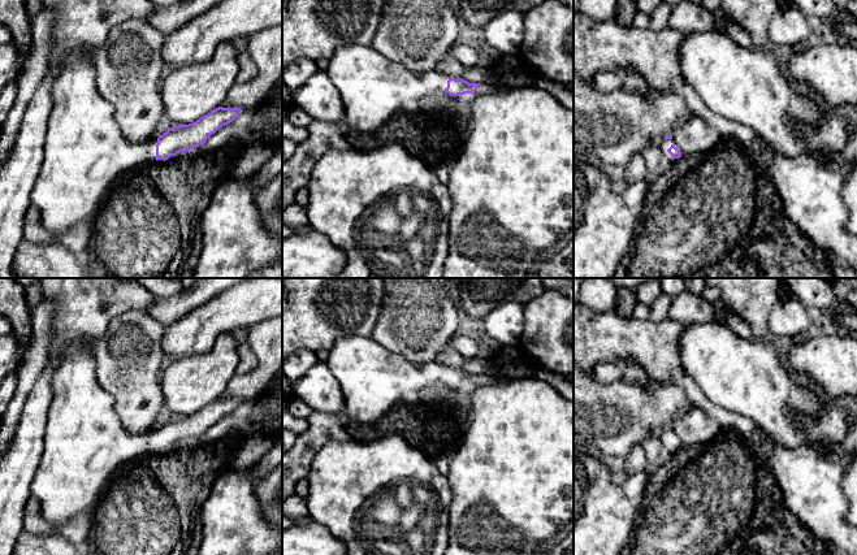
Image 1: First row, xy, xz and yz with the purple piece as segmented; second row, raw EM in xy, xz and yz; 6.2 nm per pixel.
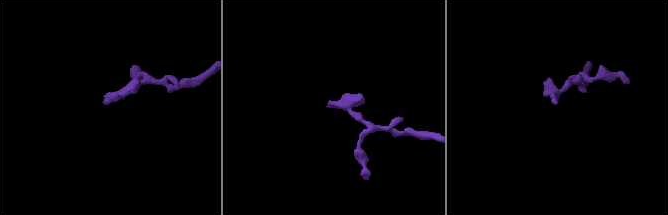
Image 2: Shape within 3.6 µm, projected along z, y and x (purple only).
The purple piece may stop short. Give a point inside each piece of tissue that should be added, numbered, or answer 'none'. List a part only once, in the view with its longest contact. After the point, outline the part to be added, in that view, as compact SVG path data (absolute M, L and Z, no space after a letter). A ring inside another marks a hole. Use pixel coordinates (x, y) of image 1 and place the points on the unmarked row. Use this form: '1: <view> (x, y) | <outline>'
1: xy (85, 445) | M77 339L65 347L52 373L52 391L43 455L30 493L39 502L42 517L60 529L75 515L96 506L117 471L164 451L156 448L157 430L138 437L125 432L114 412L113 398L98 383L92 344L87 339Z

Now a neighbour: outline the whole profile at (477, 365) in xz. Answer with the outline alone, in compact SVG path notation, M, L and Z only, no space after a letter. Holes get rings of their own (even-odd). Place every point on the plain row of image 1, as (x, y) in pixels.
M451 347L440 352L434 361L462 369L469 374L486 374L494 381L508 382L507 378L499 376L499 369L494 363L490 363L488 359L479 356L473 359L466 359Z

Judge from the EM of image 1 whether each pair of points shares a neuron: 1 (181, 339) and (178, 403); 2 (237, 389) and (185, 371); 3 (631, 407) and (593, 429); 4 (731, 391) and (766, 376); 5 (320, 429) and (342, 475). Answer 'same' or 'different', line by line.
1: different
2: different
3: same
4: same
5: different

